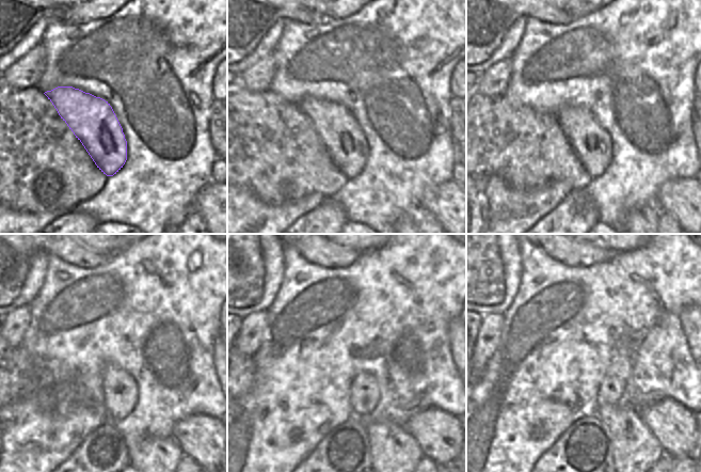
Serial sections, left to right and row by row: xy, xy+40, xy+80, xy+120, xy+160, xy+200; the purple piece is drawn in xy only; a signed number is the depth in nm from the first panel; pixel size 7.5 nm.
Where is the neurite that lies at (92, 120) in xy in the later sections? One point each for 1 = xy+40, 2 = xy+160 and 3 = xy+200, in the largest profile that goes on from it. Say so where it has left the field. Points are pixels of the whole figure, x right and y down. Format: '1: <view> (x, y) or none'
1: xy+40 (337, 128)
2: xy+160 (364, 397)
3: xy+200 (611, 389)

